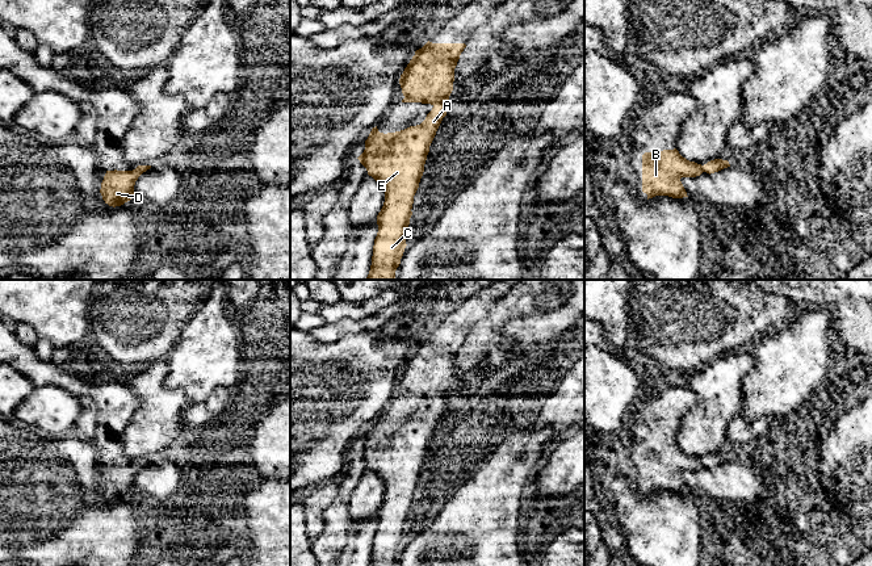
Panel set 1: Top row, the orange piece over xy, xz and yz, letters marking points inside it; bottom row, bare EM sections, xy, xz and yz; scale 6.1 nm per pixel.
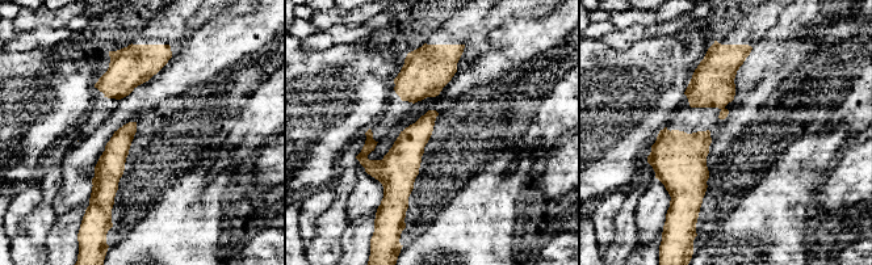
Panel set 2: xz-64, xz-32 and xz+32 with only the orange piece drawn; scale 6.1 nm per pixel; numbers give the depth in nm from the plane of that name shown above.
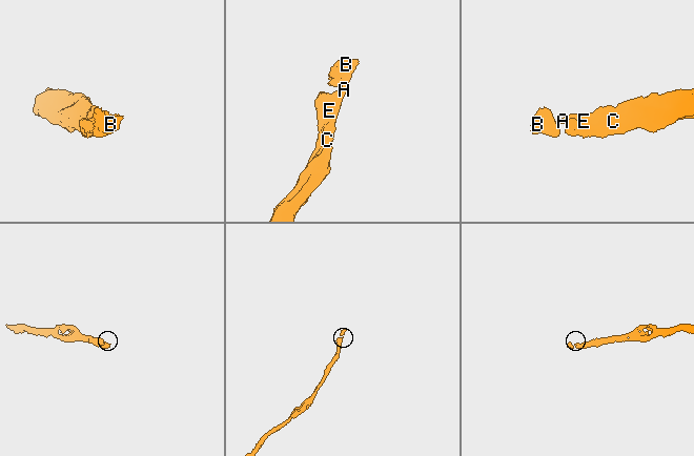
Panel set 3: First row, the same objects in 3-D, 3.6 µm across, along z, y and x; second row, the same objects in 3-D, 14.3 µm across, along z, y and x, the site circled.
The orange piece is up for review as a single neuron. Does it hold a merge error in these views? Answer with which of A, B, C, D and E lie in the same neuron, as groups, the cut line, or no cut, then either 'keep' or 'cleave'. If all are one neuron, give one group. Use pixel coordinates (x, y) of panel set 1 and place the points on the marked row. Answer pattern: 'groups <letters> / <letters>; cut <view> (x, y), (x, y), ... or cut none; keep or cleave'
groups A B C D E; cut none; keep

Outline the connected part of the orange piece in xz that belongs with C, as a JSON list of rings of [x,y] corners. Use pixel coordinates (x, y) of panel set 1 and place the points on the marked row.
[[[428,41],[415,51],[399,79],[404,96],[402,102],[431,104],[432,110],[420,125],[401,131],[383,134],[378,131],[377,126],[373,127],[365,141],[364,152],[357,158],[366,168],[368,175],[381,184],[385,192],[383,206],[377,215],[378,232],[374,239],[372,265],[365,280],[397,280],[395,271],[407,246],[406,236],[412,215],[414,196],[424,172],[429,146],[447,116],[448,109],[444,105],[453,91],[454,68],[465,47],[465,43],[432,43]]]

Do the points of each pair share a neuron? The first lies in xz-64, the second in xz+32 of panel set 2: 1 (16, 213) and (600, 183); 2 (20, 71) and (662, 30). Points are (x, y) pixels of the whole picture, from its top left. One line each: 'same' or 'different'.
1: different
2: different

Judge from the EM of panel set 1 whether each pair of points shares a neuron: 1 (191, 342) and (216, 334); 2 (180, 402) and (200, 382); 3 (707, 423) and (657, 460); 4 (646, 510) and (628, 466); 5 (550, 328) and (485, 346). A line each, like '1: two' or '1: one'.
1: one
2: two
3: two
4: two
5: two

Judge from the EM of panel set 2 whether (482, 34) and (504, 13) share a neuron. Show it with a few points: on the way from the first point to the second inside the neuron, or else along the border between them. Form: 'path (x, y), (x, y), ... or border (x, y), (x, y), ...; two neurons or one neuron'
path (486, 28), (498, 16); one neuron

